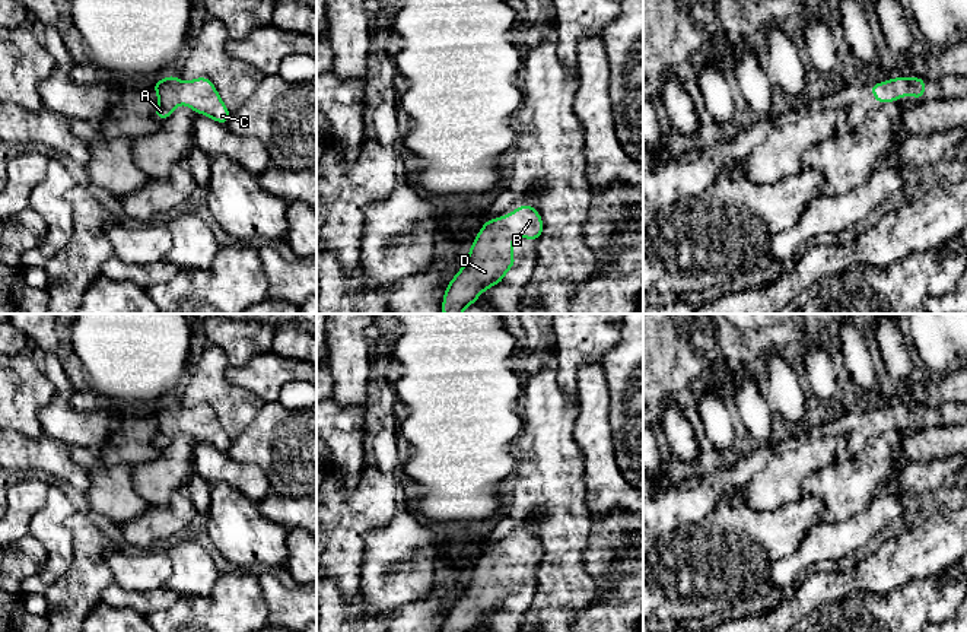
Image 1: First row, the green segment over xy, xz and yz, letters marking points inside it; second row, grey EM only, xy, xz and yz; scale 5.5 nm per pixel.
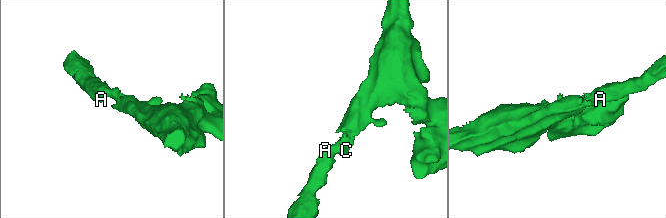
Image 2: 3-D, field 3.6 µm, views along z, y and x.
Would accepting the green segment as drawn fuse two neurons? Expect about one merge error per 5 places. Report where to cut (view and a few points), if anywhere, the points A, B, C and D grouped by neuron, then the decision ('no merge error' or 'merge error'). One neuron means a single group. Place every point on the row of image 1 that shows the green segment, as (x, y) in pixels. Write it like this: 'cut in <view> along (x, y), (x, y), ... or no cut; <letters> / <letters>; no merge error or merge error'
no cut; A B C D; no merge error

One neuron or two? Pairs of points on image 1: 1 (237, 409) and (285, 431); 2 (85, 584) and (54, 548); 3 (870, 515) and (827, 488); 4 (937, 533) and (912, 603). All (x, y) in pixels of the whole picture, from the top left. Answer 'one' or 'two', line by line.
1: two
2: two
3: two
4: two

